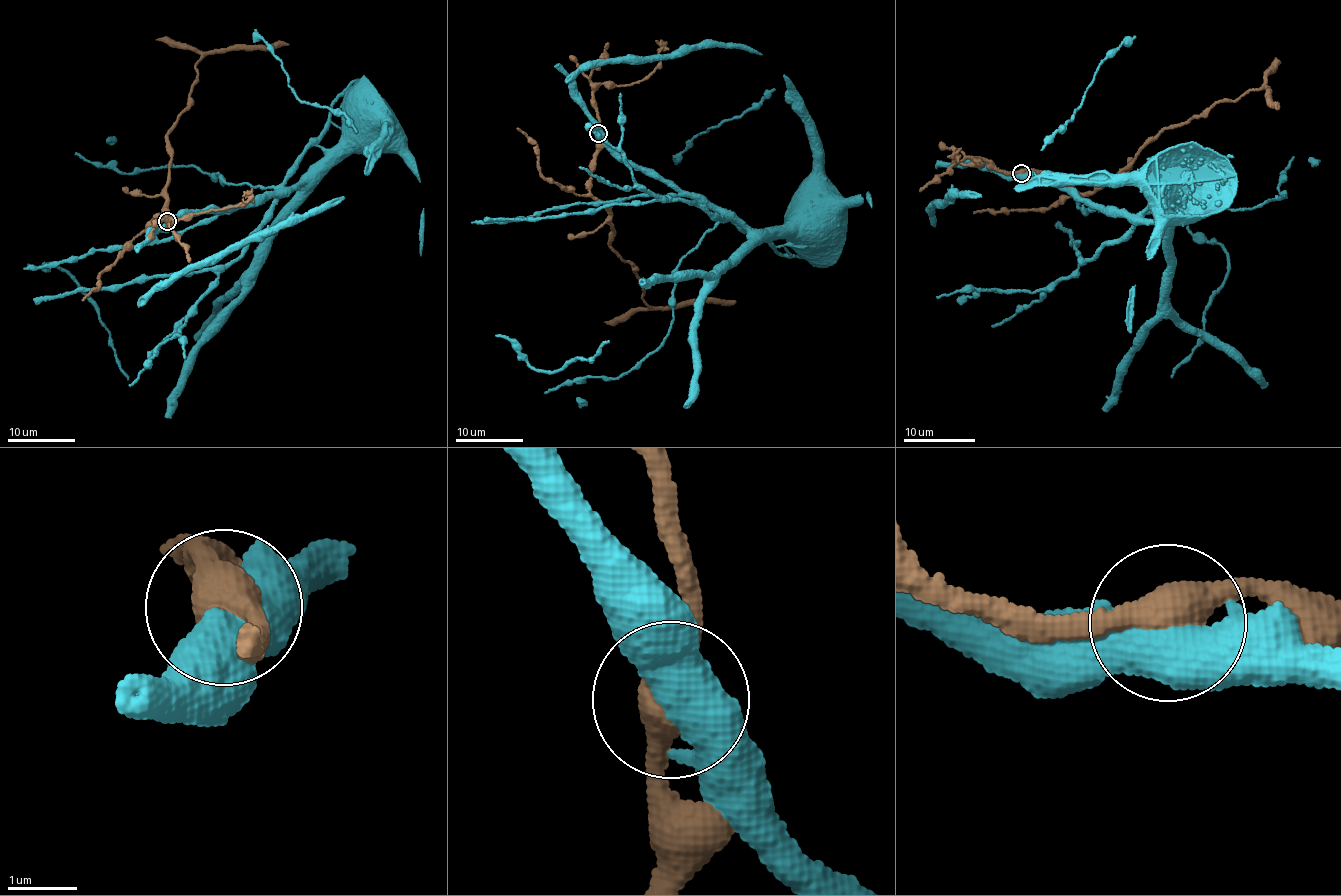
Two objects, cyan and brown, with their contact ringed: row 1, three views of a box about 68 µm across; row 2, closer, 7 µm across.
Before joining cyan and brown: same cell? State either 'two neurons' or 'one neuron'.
one neuron

